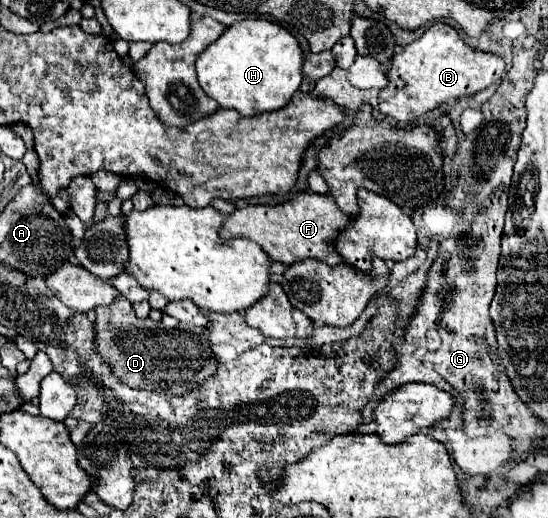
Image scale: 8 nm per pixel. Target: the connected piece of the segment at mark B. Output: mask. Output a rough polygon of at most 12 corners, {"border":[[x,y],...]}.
{"border":[[432,24],[390,60],[380,112],[418,120],[502,78],[504,60]]}

